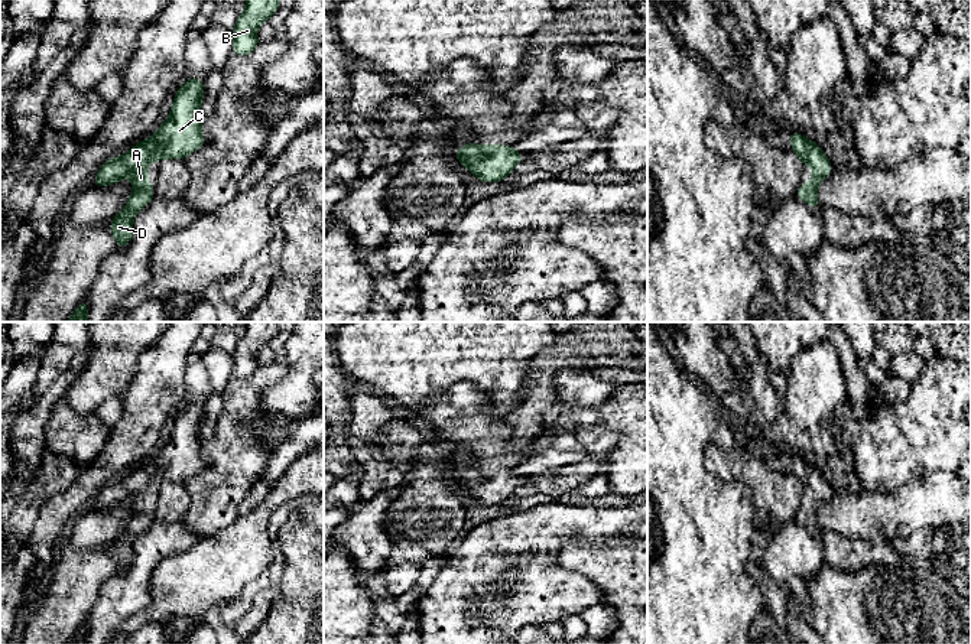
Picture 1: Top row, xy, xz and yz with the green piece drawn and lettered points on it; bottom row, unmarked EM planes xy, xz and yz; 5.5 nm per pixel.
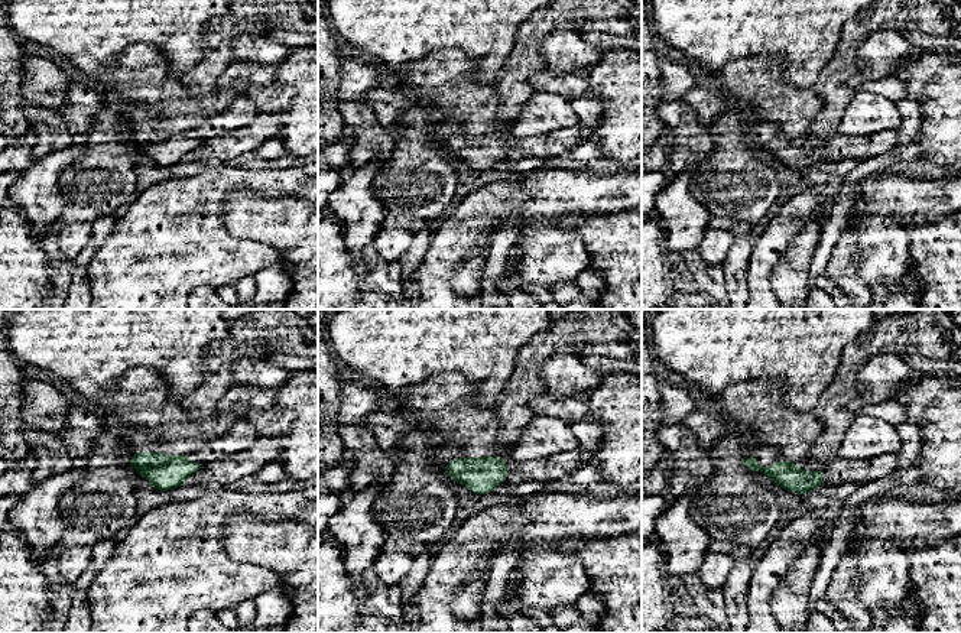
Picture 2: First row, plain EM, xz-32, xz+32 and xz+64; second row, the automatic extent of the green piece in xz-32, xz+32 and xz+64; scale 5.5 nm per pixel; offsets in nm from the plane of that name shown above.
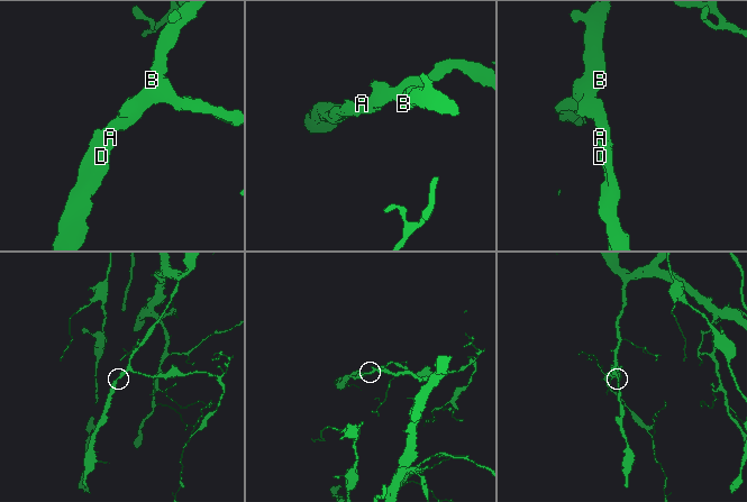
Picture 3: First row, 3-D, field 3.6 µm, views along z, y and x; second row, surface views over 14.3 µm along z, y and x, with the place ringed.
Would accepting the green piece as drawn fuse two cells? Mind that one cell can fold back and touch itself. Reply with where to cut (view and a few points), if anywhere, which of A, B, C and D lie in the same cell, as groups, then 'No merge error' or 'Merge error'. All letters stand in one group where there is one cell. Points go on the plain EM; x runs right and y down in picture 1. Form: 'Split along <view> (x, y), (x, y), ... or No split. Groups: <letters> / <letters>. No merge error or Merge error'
No split. Groups: A B C D. No merge error

